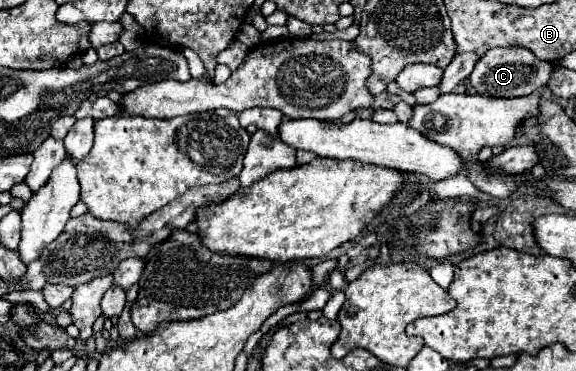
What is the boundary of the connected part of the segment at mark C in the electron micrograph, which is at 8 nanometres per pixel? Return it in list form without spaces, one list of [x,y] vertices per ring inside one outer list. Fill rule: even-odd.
[[[492,48],[488,50],[474,66],[474,72],[468,78],[468,84],[474,92],[488,98],[518,98],[528,96],[536,88],[546,86],[552,72],[550,62],[538,60],[530,50],[522,48]]]

